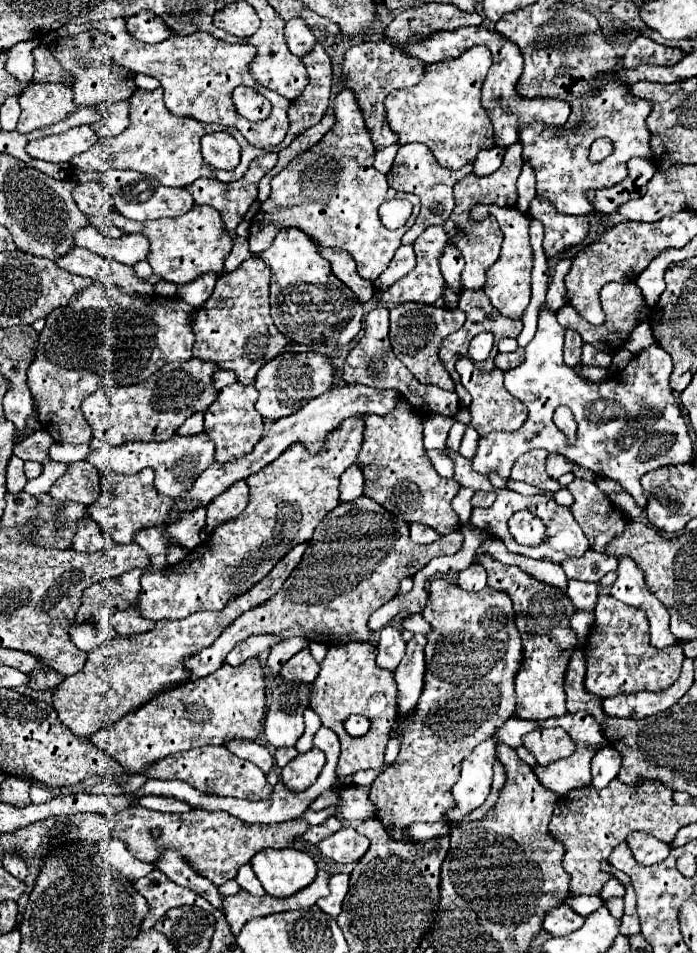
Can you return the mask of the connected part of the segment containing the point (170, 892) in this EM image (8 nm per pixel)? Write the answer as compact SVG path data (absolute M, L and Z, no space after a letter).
M153 869L149 875L141 877L133 885L137 893L141 893L149 903L149 913L145 915L143 925L141 925L143 931L149 931L159 917L163 917L169 909L179 907L179 905L199 905L207 909L209 913L215 911L215 907L207 903L201 895L197 895L195 891L189 891L187 887L173 883L165 873L157 869Z

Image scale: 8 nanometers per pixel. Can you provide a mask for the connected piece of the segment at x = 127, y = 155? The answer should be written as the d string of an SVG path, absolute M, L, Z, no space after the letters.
M161 87L155 91L137 89L129 99L129 111L131 111L131 123L123 133L119 133L117 137L111 137L111 139L99 139L89 151L75 155L71 159L71 165L75 169L83 169L83 171L87 171L87 169L103 171L103 167L107 167L107 169L133 169L133 171L157 177L165 187L187 187L199 177L219 179L225 183L237 181L243 177L243 173L247 171L249 163L255 157L267 153L267 151L261 151L253 145L249 145L249 141L235 129L233 137L241 145L239 167L233 171L217 171L217 169L209 167L201 157L199 141L203 135L213 133L213 131L221 131L223 127L197 123L195 119L189 119L189 117L177 119L171 111L167 111Z

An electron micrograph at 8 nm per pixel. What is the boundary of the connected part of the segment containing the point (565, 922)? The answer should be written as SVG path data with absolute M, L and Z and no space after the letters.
M563 903L561 907L555 907L553 911L547 913L545 921L543 921L543 929L551 935L563 937L569 935L571 931L577 931L579 927L583 927L585 917L575 913L567 903Z

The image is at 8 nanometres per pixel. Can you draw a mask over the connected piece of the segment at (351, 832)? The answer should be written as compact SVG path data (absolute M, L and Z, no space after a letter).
M342 828L341 831L329 835L329 839L323 839L317 845L317 849L325 857L329 857L337 863L355 863L369 849L369 839L361 833L357 833L354 828Z

